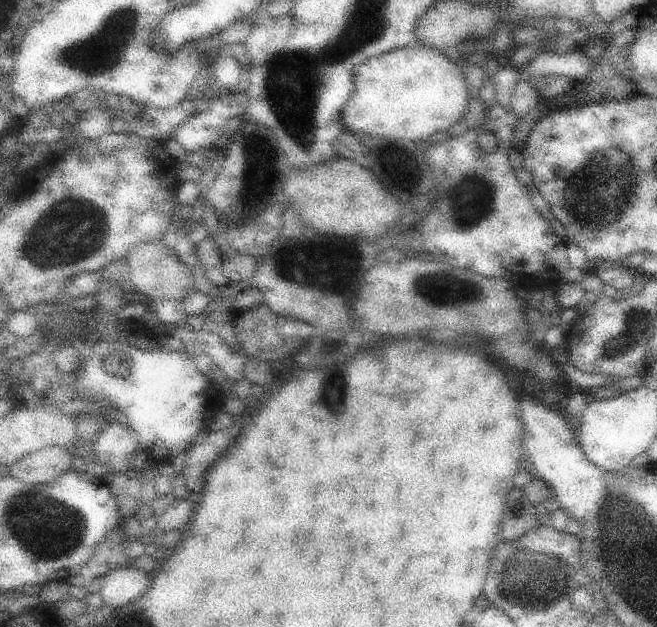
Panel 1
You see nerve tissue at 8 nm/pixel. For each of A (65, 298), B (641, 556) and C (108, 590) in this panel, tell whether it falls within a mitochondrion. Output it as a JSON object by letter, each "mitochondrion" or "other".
{"A":"other","B":"mitochondrion","C":"other"}

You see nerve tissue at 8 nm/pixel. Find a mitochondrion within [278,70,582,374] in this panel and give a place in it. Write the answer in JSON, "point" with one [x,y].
{"point":[469,200]}

